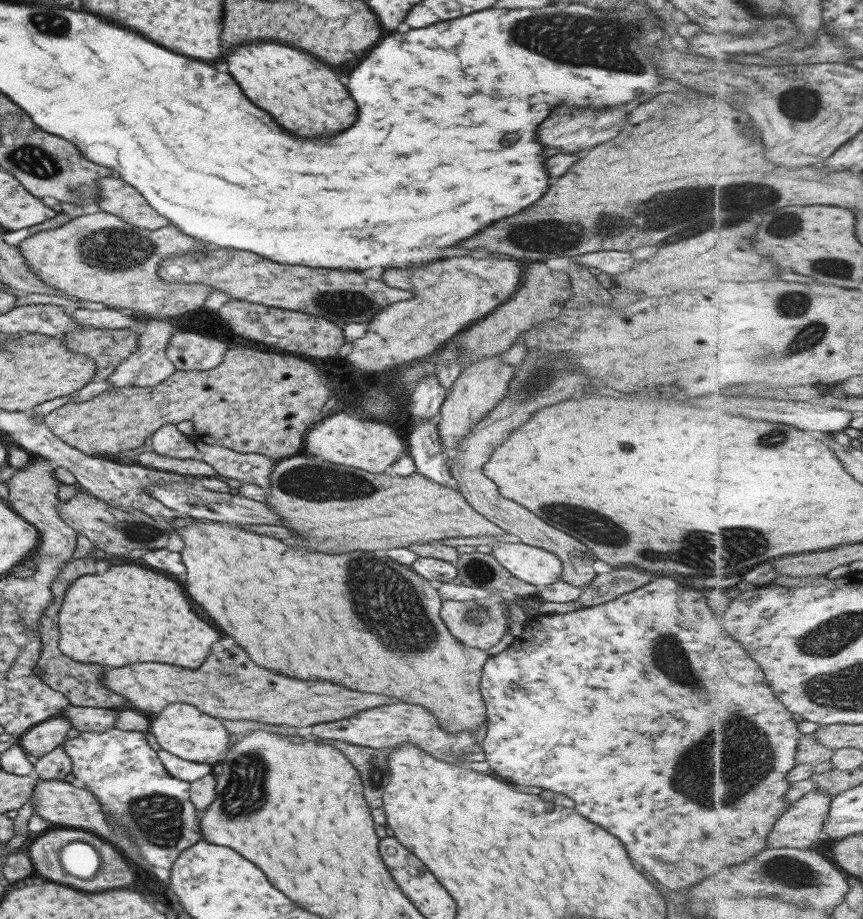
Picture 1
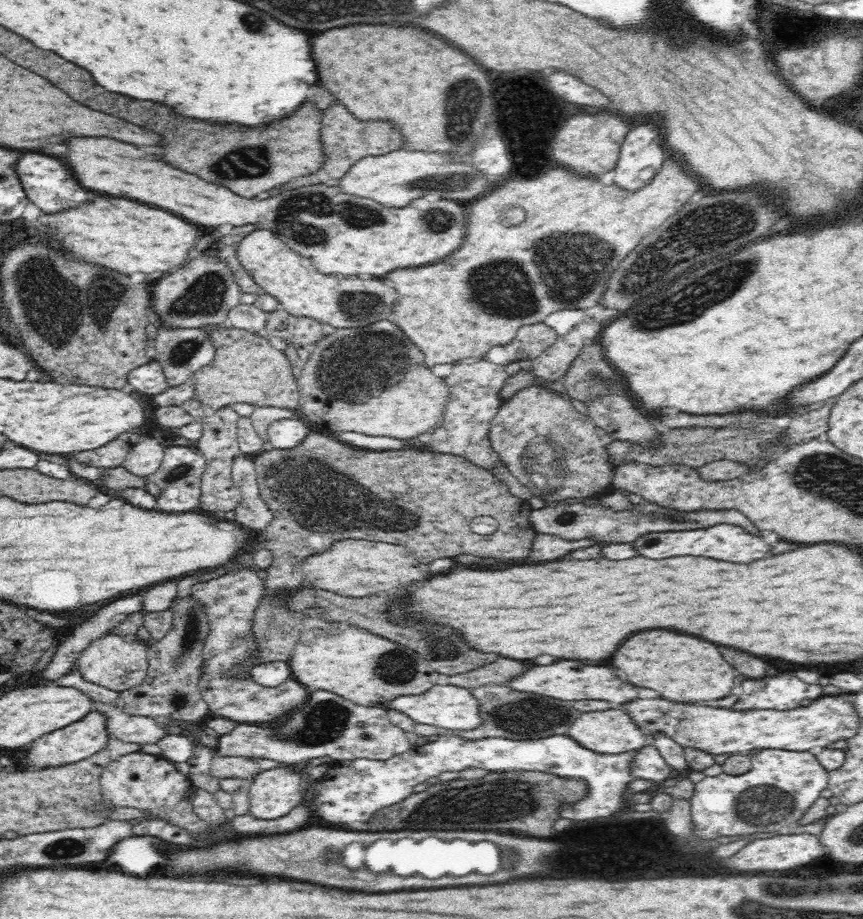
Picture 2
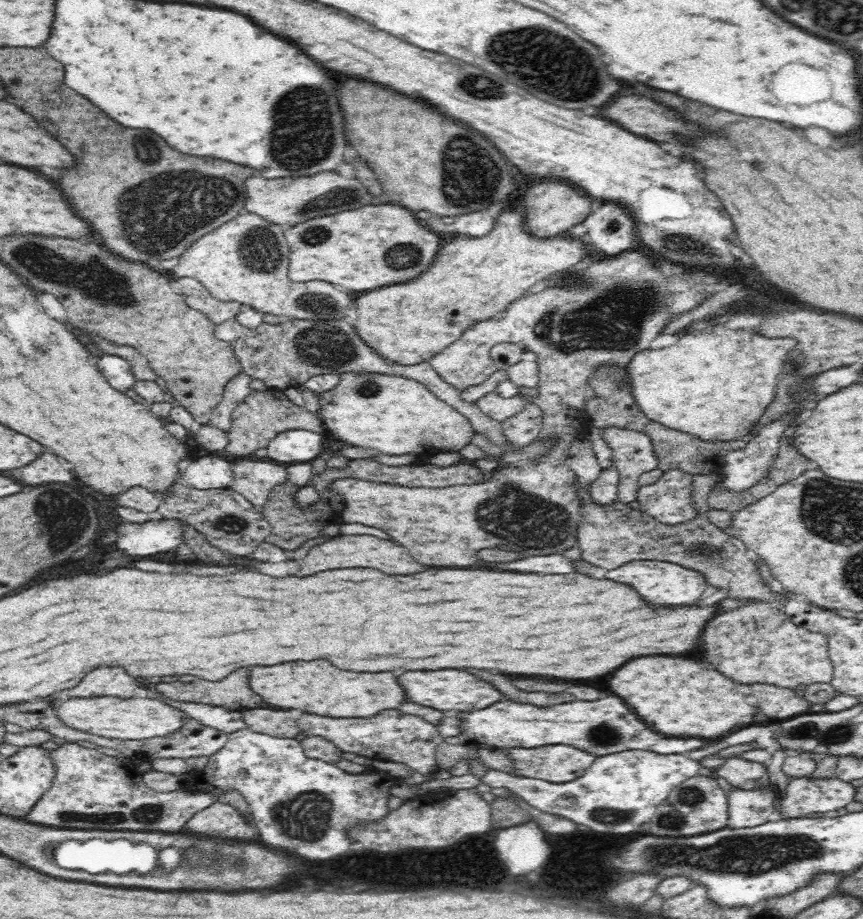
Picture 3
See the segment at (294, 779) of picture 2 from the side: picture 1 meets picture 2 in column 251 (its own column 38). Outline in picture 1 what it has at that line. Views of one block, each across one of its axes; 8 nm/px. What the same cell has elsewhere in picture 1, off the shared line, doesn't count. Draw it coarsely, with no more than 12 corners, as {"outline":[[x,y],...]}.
{"outline":[[42,780],[28,799],[54,826],[112,830],[99,801],[77,783]]}

